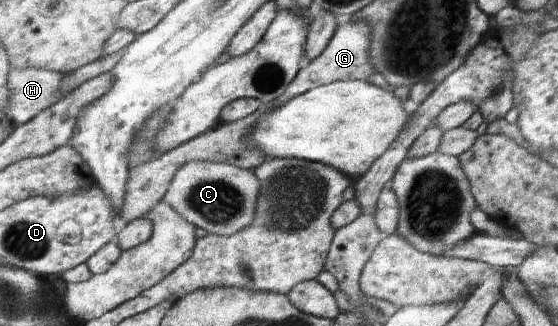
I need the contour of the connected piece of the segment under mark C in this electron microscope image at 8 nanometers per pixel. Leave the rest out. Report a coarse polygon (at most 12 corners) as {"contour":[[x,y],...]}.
{"contour":[[194,160],[163,198],[230,237],[255,220],[254,171]]}

